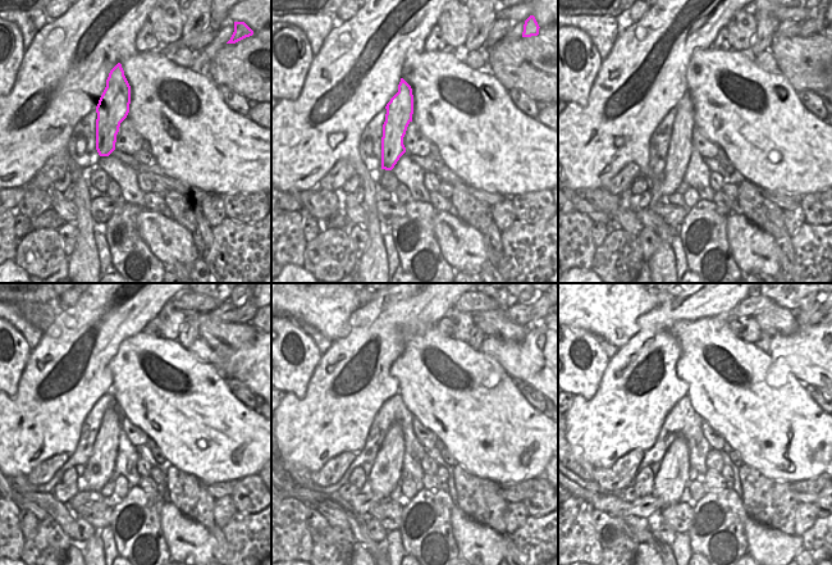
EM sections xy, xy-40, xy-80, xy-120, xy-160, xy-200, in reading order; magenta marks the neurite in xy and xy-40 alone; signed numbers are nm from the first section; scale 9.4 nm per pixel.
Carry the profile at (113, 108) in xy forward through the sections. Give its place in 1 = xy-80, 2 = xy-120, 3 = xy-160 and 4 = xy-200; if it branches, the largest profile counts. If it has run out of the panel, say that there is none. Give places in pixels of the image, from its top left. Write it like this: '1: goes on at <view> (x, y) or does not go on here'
1: goes on at xy-80 (680, 147)
2: goes on at xy-120 (101, 464)
3: goes on at xy-160 (387, 468)
4: goes on at xy-200 (672, 477)

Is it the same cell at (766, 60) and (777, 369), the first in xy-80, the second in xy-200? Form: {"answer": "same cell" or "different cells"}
{"answer": "different cells"}

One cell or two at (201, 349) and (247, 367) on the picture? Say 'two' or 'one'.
one

